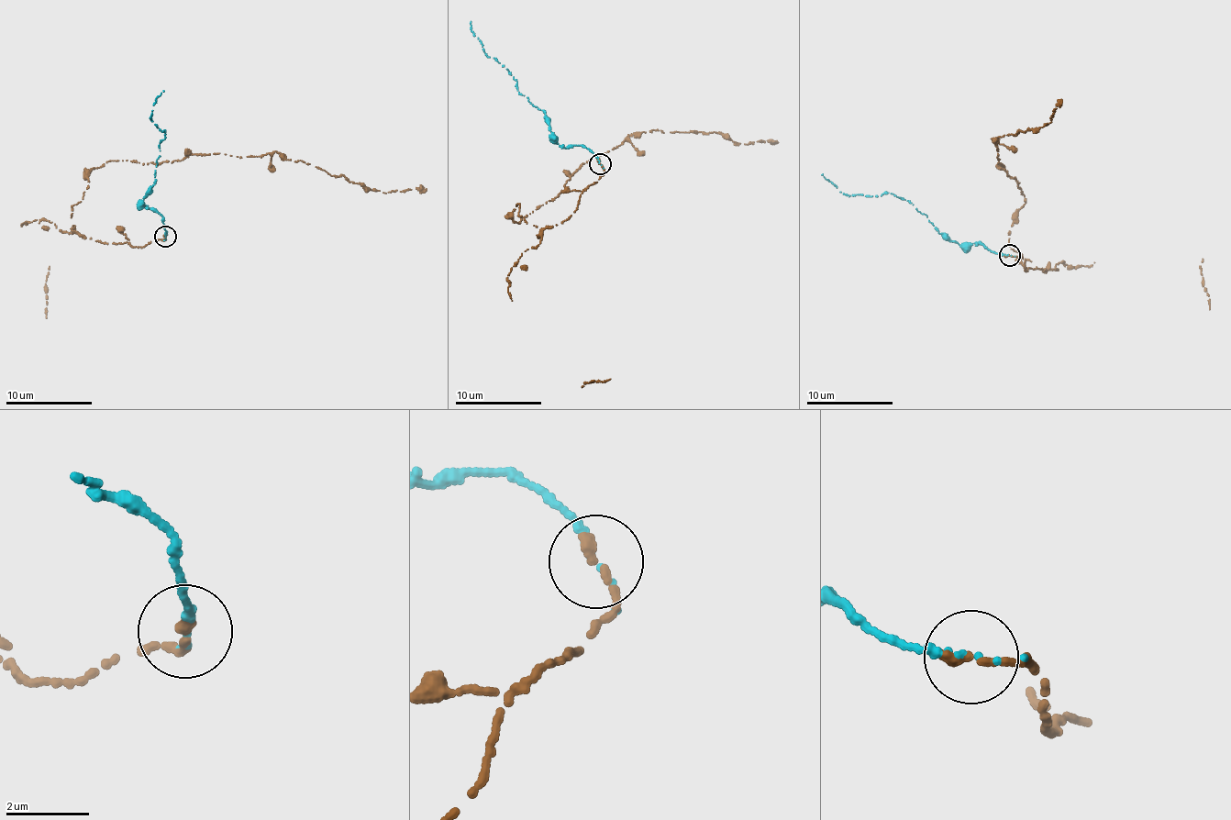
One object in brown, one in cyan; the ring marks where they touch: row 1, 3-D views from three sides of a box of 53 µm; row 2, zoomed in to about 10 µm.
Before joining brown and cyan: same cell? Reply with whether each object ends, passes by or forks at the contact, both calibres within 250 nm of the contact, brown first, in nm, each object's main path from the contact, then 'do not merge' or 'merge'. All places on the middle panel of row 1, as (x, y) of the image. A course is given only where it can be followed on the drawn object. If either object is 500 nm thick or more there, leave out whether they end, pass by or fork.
brown ends; cyan ends; calibres 280 and 130 nm; course brown (600, 163), (605, 173), (560, 223), (526, 224), (519, 203), (513, 220), (631, 136), (652, 130), (777, 143); course cyan (598, 163), (594, 154), (580, 145), (561, 146), (551, 135), (548, 118), (482, 47), (471, 21); do not merge

